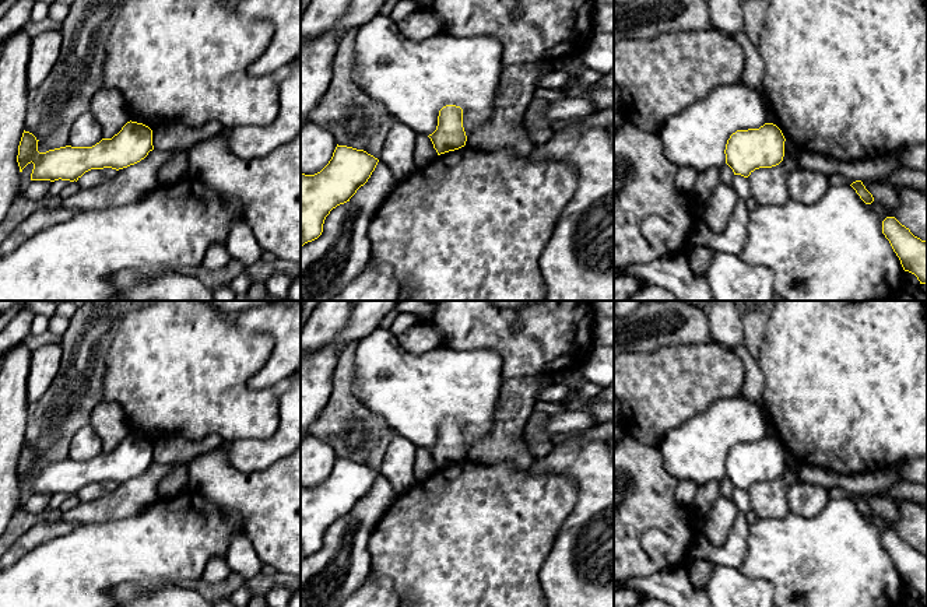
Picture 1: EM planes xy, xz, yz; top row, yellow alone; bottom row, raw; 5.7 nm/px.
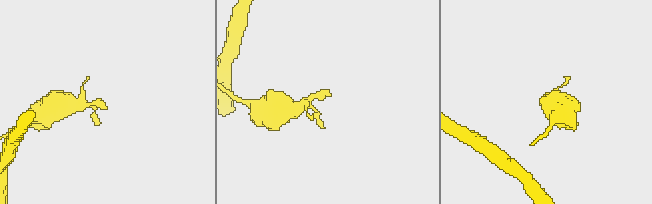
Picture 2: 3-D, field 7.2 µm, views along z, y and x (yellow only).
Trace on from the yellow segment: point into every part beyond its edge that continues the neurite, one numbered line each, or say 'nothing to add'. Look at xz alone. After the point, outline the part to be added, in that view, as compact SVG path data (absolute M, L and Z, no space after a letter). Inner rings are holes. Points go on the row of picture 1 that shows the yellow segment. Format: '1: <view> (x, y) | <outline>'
nothing to add

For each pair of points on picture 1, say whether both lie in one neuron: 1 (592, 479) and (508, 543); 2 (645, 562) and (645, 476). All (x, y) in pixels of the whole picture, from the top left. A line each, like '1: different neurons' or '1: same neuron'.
1: different neurons
2: same neuron

